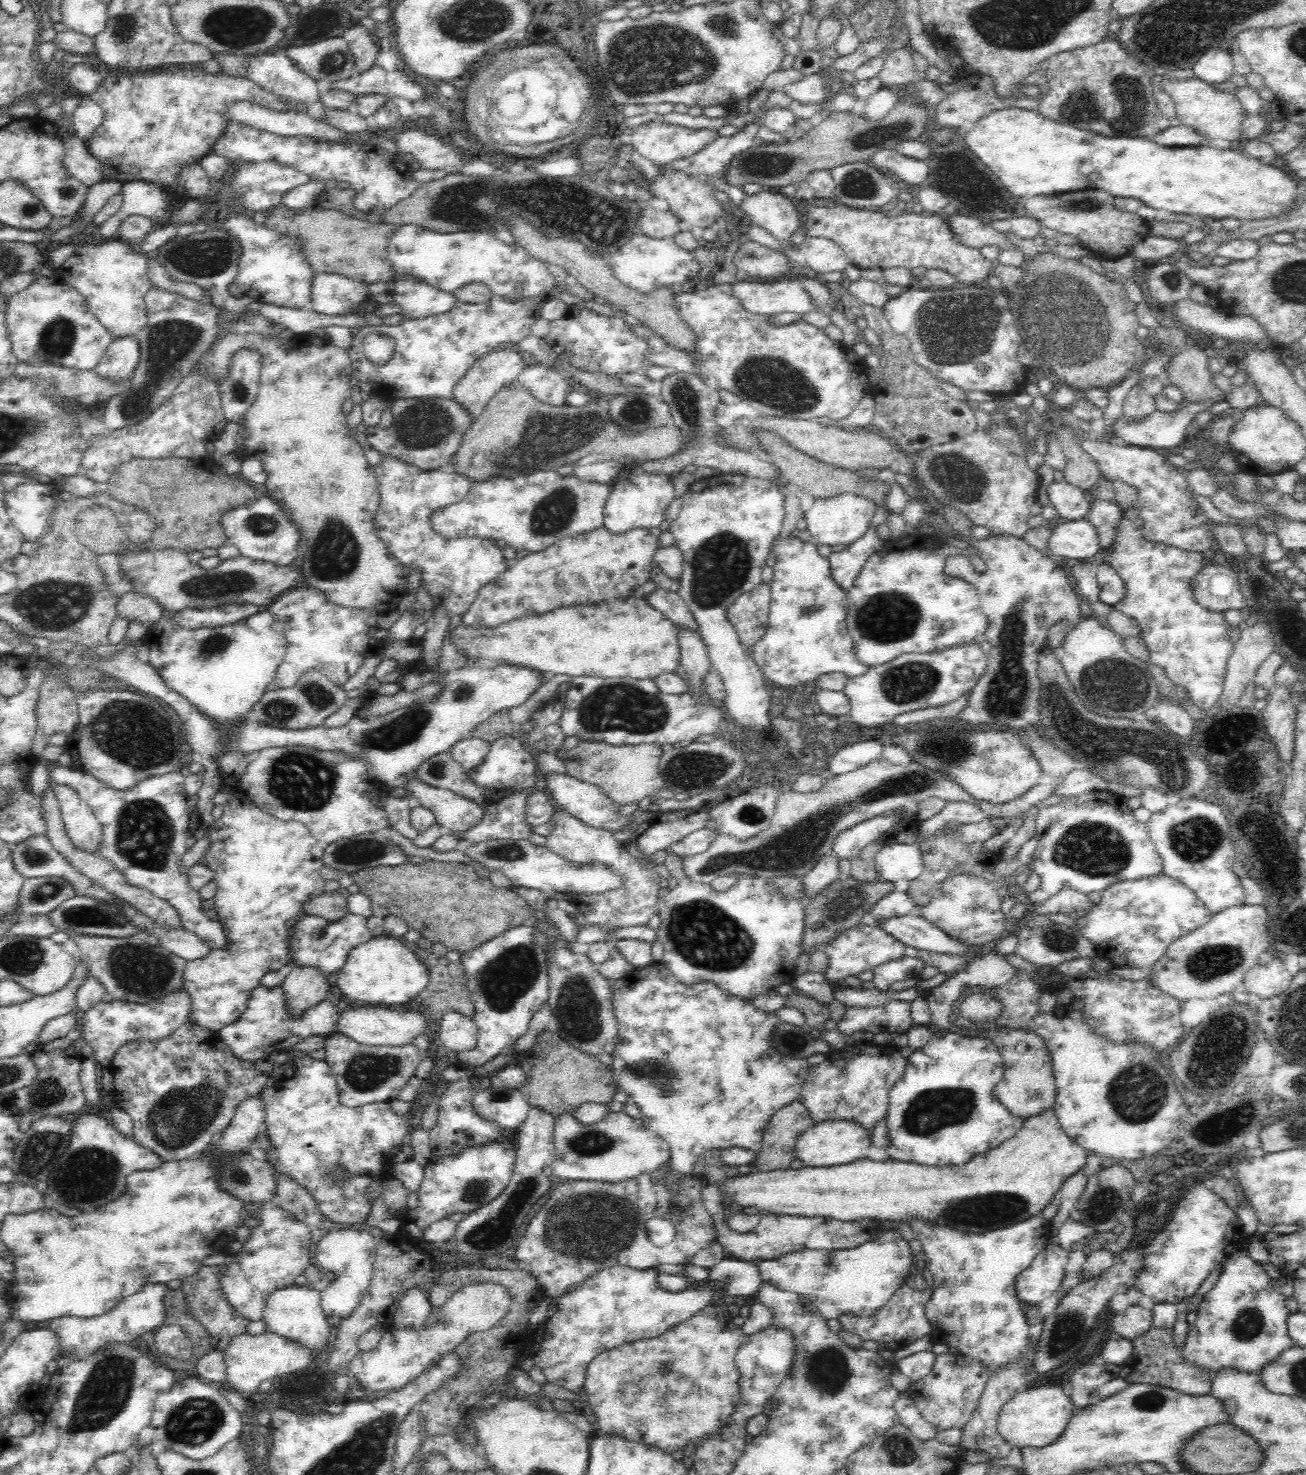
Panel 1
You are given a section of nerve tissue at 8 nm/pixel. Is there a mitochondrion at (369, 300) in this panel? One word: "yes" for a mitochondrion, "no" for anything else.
no

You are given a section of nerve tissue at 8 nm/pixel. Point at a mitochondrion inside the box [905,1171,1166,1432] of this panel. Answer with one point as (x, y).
(1000, 1208)

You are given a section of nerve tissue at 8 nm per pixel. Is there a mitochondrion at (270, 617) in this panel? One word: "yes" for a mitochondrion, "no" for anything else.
no

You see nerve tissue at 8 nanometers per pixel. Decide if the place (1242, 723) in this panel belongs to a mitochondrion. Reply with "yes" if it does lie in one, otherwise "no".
no

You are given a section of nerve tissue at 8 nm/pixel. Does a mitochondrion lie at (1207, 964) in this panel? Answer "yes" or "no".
yes

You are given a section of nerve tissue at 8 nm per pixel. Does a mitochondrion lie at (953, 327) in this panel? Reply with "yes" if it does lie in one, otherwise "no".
yes

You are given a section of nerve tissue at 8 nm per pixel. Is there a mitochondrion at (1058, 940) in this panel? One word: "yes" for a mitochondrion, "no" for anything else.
yes

